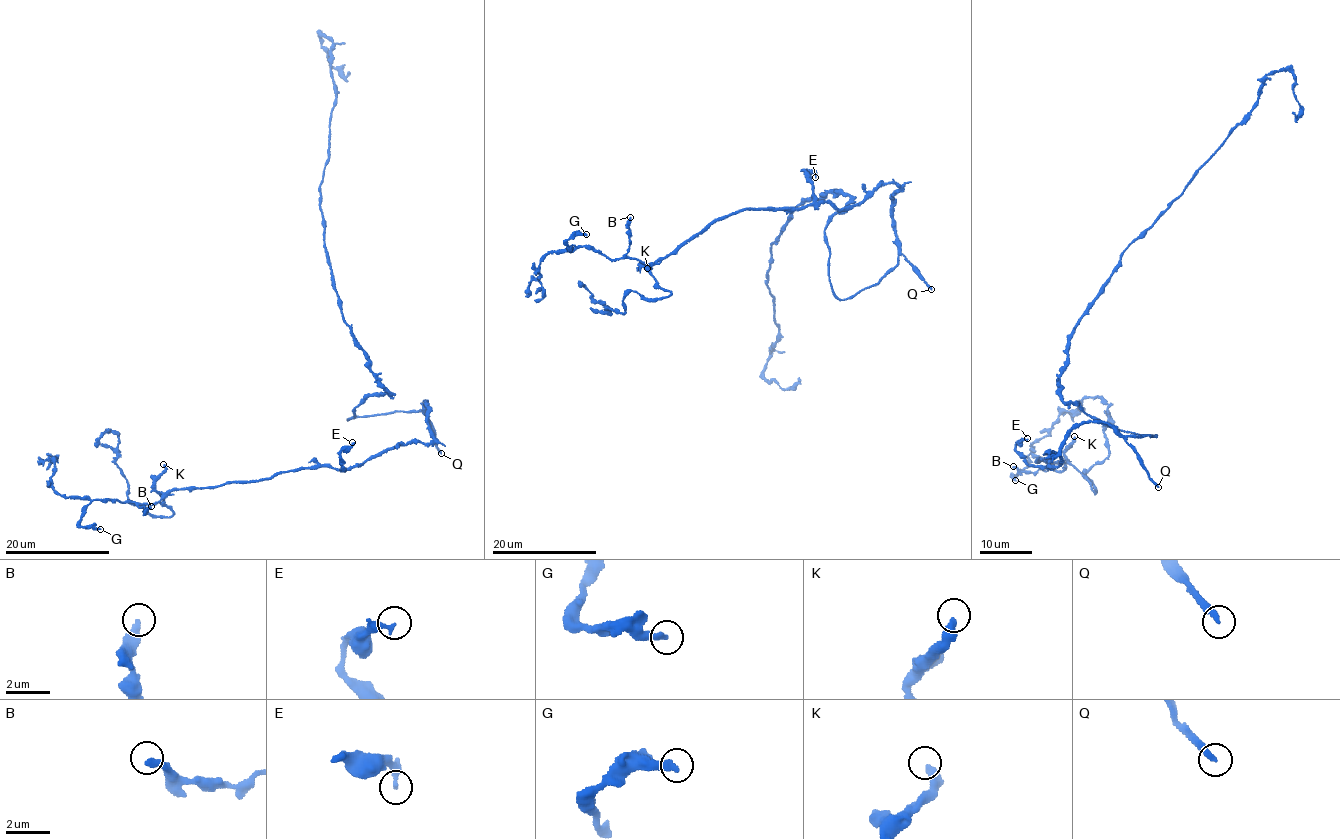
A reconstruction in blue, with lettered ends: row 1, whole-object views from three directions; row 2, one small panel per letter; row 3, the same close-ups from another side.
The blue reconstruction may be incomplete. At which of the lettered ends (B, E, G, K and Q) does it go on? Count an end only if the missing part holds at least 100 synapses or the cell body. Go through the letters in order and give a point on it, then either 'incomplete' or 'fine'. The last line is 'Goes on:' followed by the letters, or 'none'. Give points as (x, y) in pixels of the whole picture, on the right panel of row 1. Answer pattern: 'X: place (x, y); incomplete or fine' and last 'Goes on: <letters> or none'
B: place (1013, 466); fine
E: place (1027, 438); fine
G: place (1015, 480); fine
K: place (1074, 436); fine
Q: place (1158, 487); incomplete
Goes on: Q

